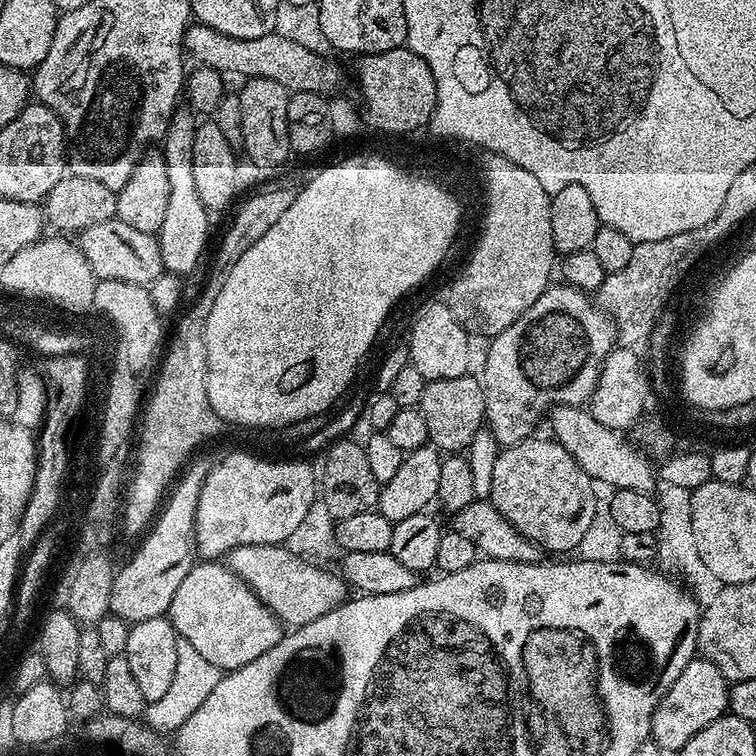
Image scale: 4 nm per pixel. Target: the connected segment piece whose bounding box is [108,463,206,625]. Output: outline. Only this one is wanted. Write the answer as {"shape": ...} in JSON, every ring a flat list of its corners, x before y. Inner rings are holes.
{"shape":[[195,464,179,477,178,483,171,489,162,511,139,541,140,549,121,568,119,565,118,571,112,577,108,611,113,617,116,615,120,620,128,620,129,625,146,622,146,618,165,615,172,607,174,594,182,583,182,578,186,578,193,564,197,563,196,510,200,507,206,468]]}

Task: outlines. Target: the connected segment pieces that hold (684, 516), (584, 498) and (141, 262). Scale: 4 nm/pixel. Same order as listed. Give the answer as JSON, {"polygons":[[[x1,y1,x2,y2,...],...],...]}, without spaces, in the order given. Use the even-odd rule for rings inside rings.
{"polygons":[[[661,481,656,488,656,497,659,502,659,526,656,531,656,540,659,542,657,559,685,575,682,577,685,585,703,608,714,601,725,584,710,573,702,558,698,558,698,546,694,545,693,518,690,510,691,491]],[[529,438,501,447,490,502,545,553,576,550,595,514,591,479,554,438]],[[119,218,98,222,98,226,90,226,84,232,79,233,78,247,94,275,102,280,117,280,118,282,151,286,165,272,159,239,151,232,134,230,134,226,126,226,126,222,122,222]]]}

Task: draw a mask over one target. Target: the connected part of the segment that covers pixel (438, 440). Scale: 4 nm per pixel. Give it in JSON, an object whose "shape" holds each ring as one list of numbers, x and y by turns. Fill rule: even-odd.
{"shape":[[475,375,462,378,442,378,425,383,419,410,422,418,426,418,428,443,444,454,460,454,470,446,474,434,485,427,486,402,484,401,484,385]]}

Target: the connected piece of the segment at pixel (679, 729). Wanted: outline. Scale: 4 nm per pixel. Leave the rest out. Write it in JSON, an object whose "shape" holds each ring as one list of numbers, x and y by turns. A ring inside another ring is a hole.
{"shape":[[703,658,691,660,686,670,682,670,682,674,674,678,674,686,666,690,654,710,651,743,657,744,661,753,679,753,680,748,686,746,686,742,690,742,694,734,698,734,698,730,706,730,710,722,728,712,729,687,730,683,714,664]]}

